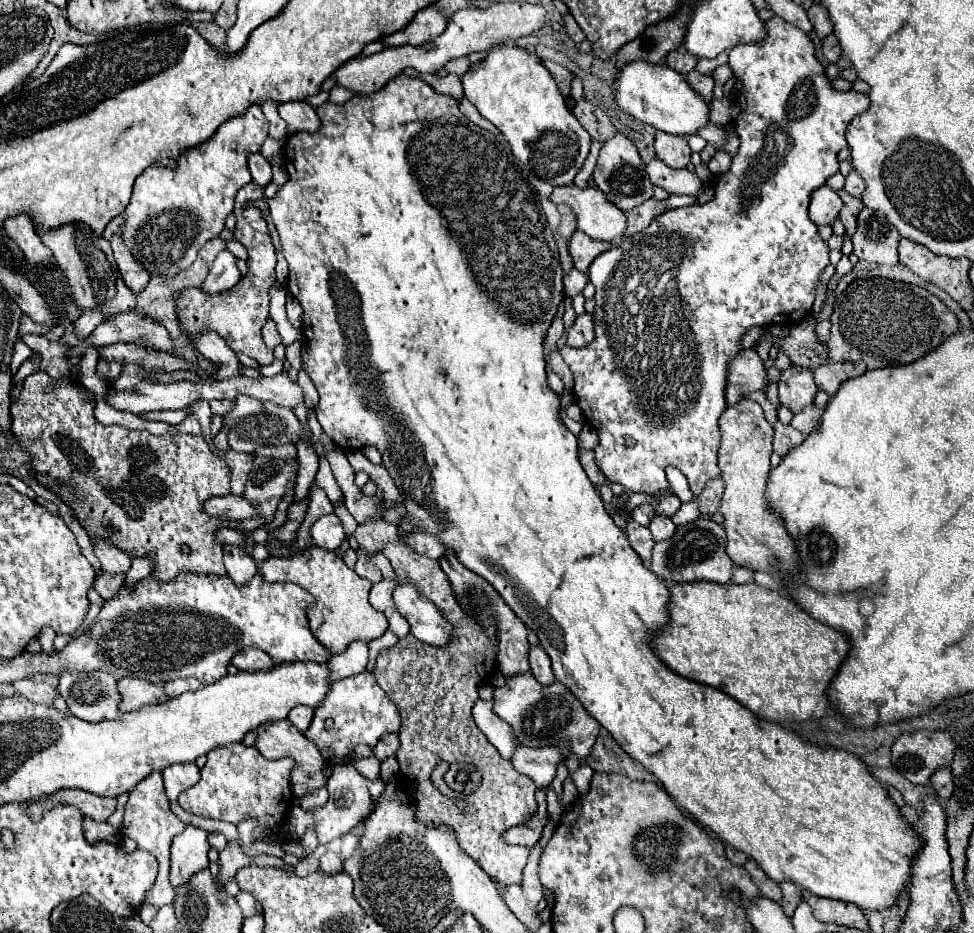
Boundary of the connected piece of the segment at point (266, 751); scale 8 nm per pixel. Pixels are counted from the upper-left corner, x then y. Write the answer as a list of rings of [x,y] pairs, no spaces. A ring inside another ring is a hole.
[[[274,721],[274,723],[266,723],[266,725],[260,725],[256,729],[258,733],[258,739],[254,743],[254,747],[266,757],[266,759],[280,759],[280,757],[292,757],[296,761],[296,769],[292,771],[292,789],[294,789],[294,795],[306,795],[306,793],[312,793],[314,789],[326,785],[326,777],[324,777],[324,771],[322,771],[322,765],[324,765],[324,759],[320,755],[320,751],[316,747],[310,745],[310,741],[290,723],[290,721]]]

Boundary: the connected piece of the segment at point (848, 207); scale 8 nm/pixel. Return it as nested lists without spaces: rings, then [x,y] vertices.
[[[844,189],[838,191],[838,195],[840,195],[842,201],[844,201],[844,207],[842,207],[838,219],[840,219],[840,221],[844,223],[844,227],[846,227],[846,237],[852,239],[852,235],[856,233],[856,219],[858,219],[858,213],[860,213],[860,209],[864,207],[864,203],[862,203],[860,199],[856,199],[856,197],[850,197]]]

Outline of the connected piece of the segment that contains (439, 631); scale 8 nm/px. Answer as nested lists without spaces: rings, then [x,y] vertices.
[[[404,583],[394,589],[394,607],[410,623],[410,633],[422,643],[446,647],[452,641],[452,623],[442,611],[420,593],[414,583]]]

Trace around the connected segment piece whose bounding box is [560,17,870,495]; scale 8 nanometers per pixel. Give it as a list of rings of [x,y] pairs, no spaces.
[[[772,17],[770,21],[766,21],[766,37],[762,41],[736,45],[730,51],[730,69],[732,69],[734,77],[738,77],[742,81],[742,85],[738,89],[738,105],[742,111],[734,119],[736,133],[740,137],[740,149],[736,155],[732,155],[730,169],[726,173],[718,175],[716,185],[714,185],[714,191],[716,191],[714,199],[704,205],[690,205],[690,207],[664,211],[662,215],[654,217],[652,223],[642,233],[638,233],[636,237],[624,239],[624,243],[620,247],[610,249],[610,251],[602,253],[600,257],[596,257],[588,271],[590,281],[596,287],[596,297],[594,297],[596,299],[596,311],[594,311],[596,339],[590,345],[580,347],[580,349],[574,349],[574,347],[560,349],[562,359],[568,363],[568,367],[574,373],[574,379],[576,379],[576,383],[574,383],[576,403],[582,409],[584,417],[596,427],[596,433],[600,439],[594,449],[596,465],[602,469],[602,473],[606,475],[606,479],[610,483],[620,483],[636,493],[654,495],[654,493],[666,489],[668,487],[668,481],[666,481],[668,465],[674,465],[676,469],[680,469],[686,475],[694,495],[700,493],[700,489],[706,485],[706,481],[720,477],[720,469],[716,465],[716,451],[718,451],[720,439],[722,439],[718,419],[726,409],[724,381],[726,381],[728,361],[734,357],[736,351],[742,349],[742,345],[738,341],[744,335],[744,331],[750,329],[752,325],[764,327],[764,325],[788,323],[788,321],[798,321],[798,319],[804,319],[806,315],[810,315],[812,303],[814,303],[812,289],[814,289],[816,281],[820,279],[822,271],[828,267],[828,245],[820,239],[814,221],[808,215],[810,195],[814,189],[822,187],[828,177],[838,173],[836,155],[840,149],[848,147],[848,143],[844,139],[846,127],[854,115],[866,111],[870,105],[870,99],[862,93],[834,91],[830,85],[830,79],[824,75],[822,63],[814,57],[814,45],[808,39],[808,35],[804,31],[800,31],[798,27],[790,25],[788,21],[784,21],[782,17]]]

